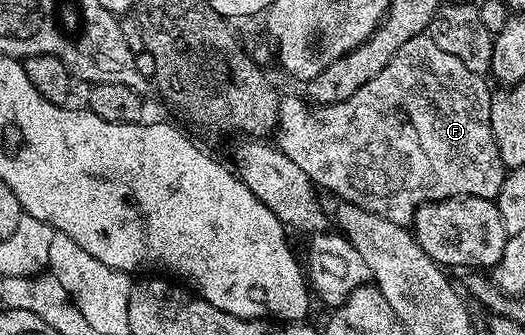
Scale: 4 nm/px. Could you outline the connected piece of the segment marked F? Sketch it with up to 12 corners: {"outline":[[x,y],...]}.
{"outline":[[431,36],[345,102],[284,95],[312,184],[407,226],[495,200],[493,92]]}

